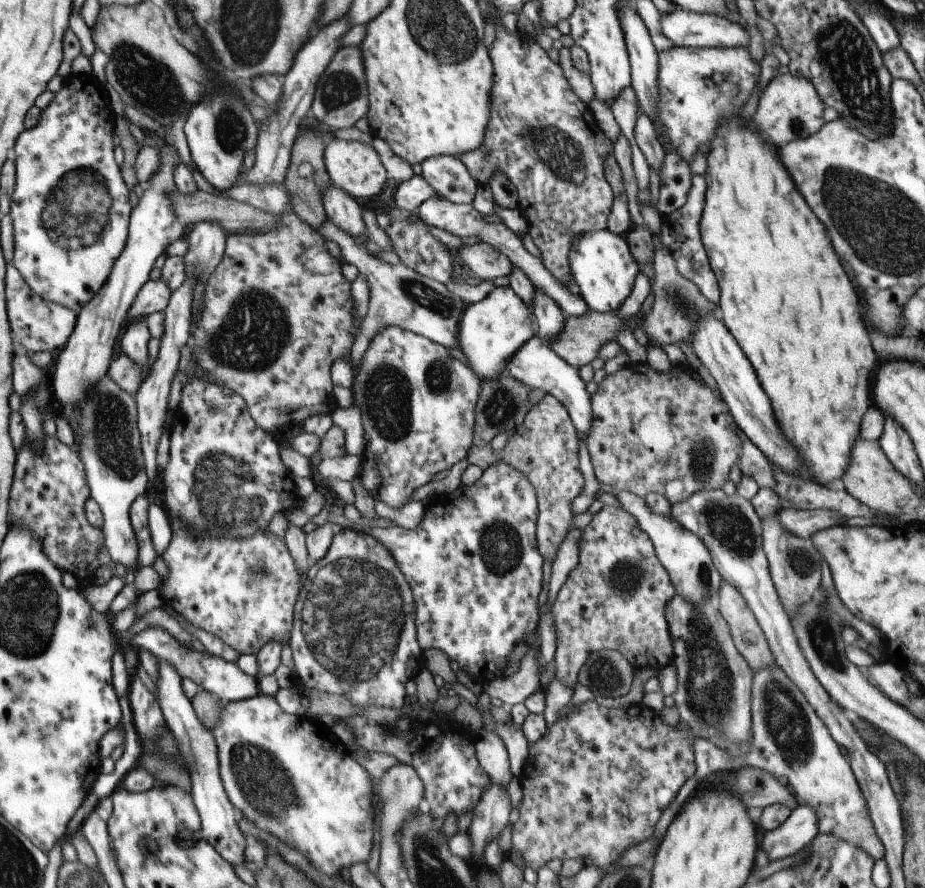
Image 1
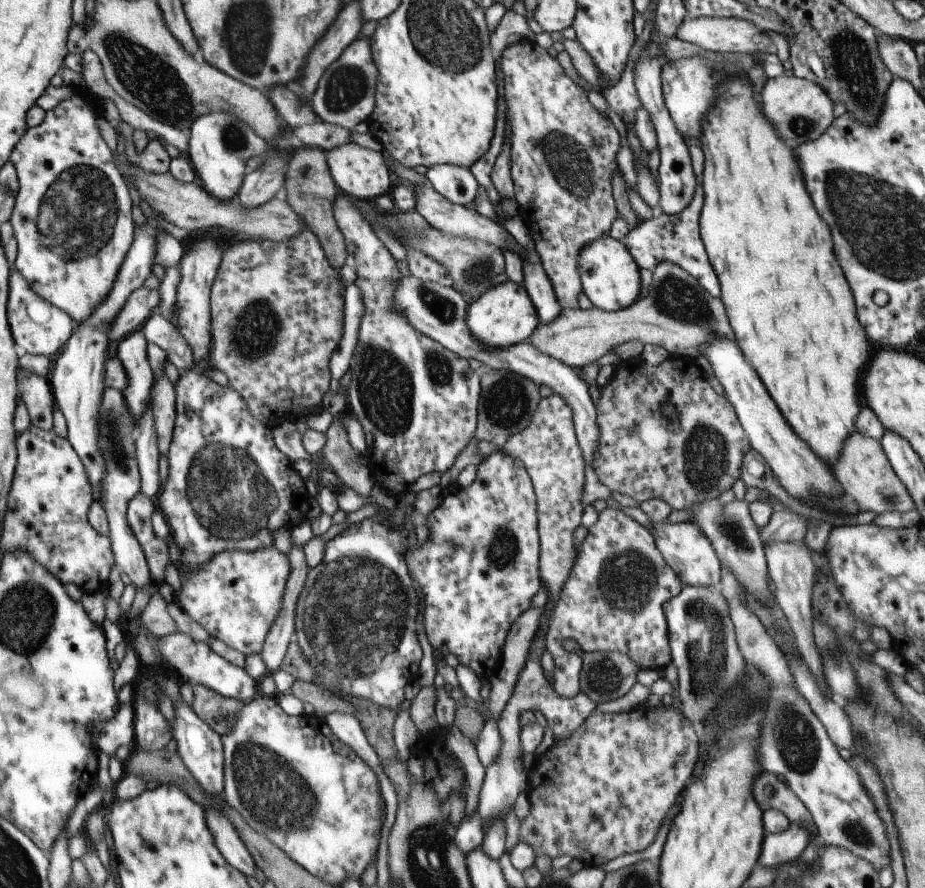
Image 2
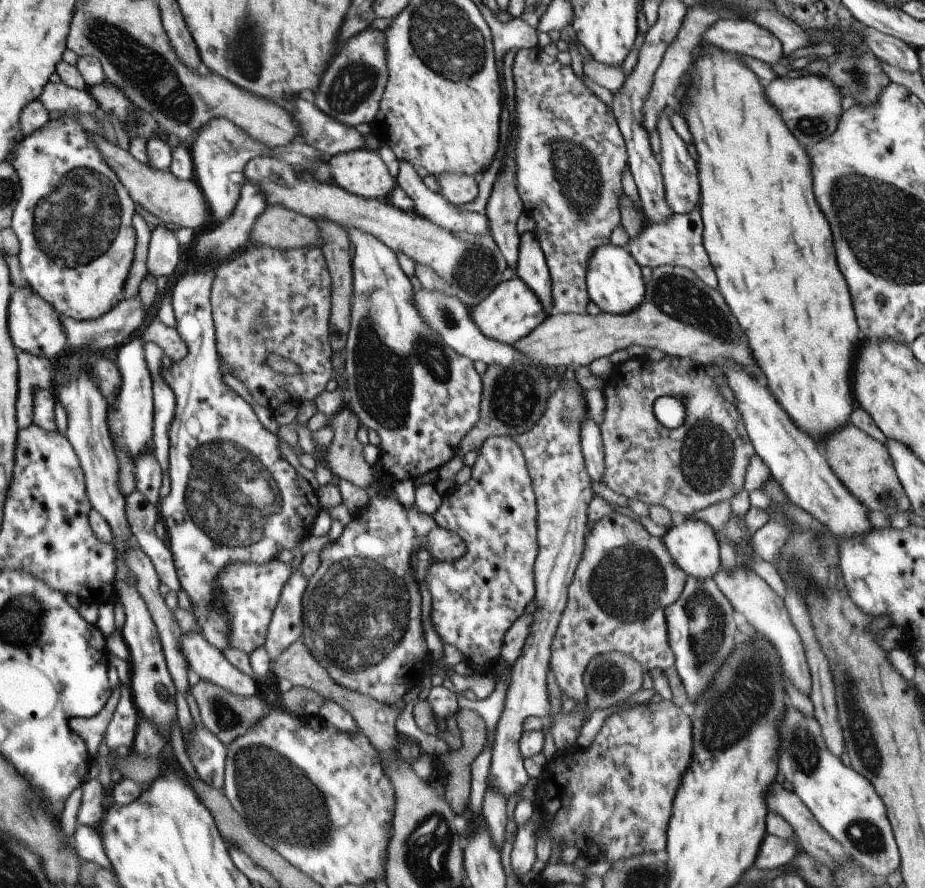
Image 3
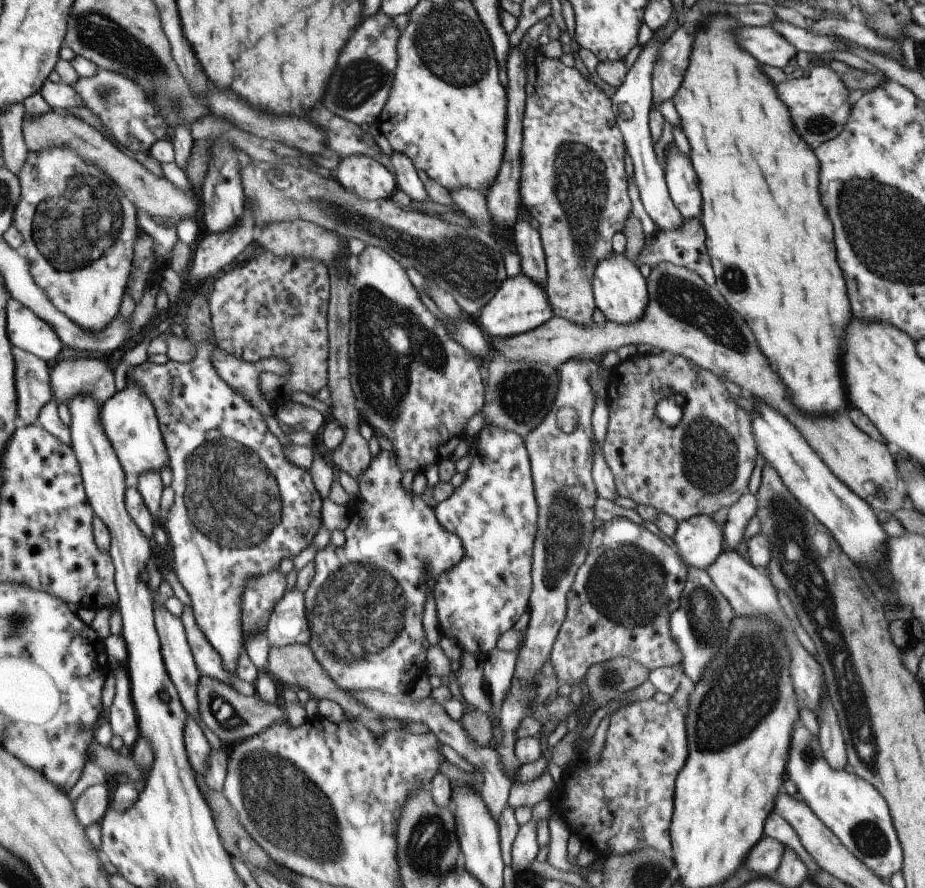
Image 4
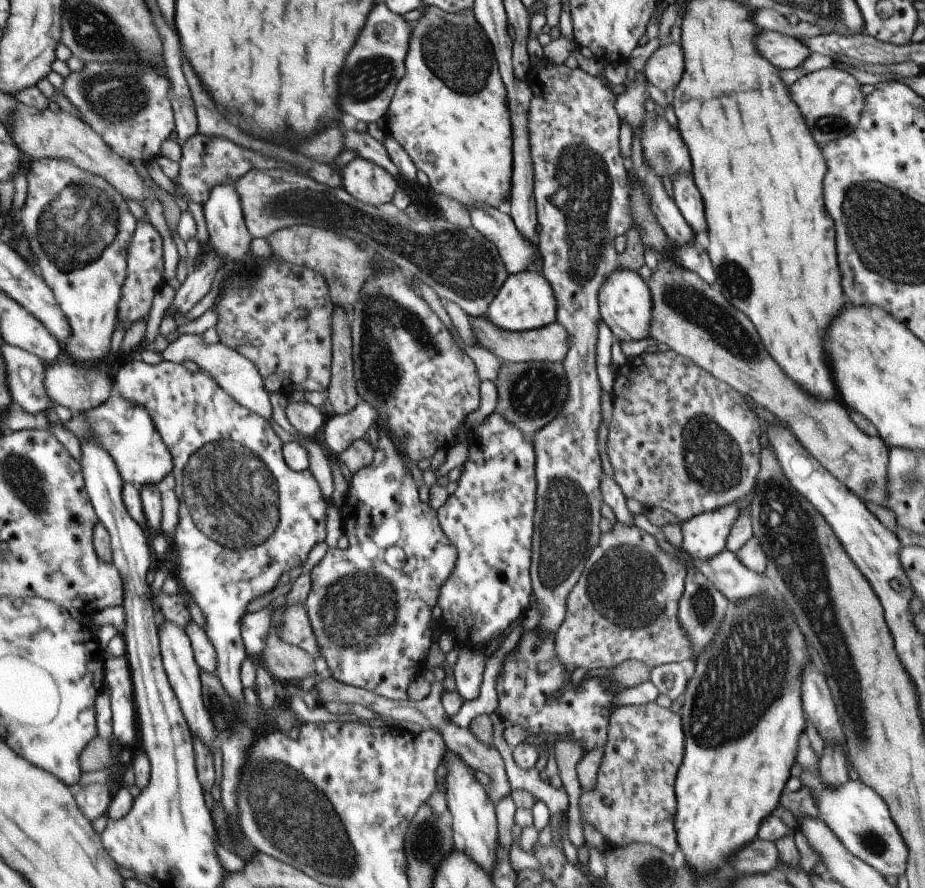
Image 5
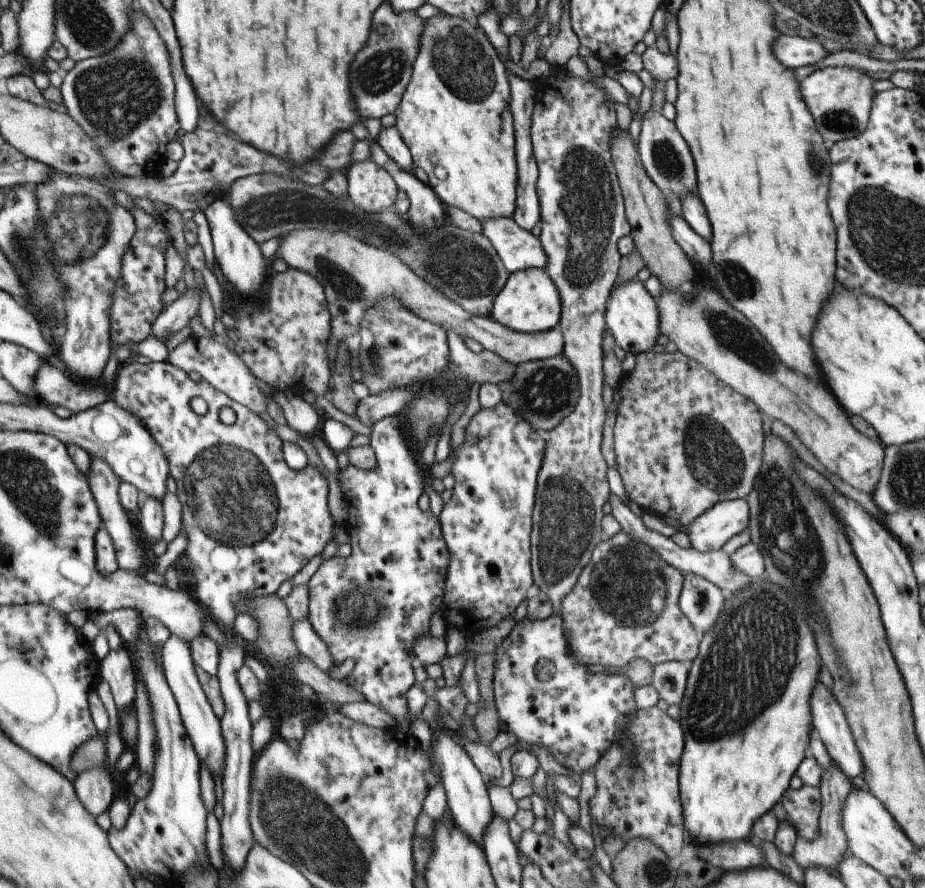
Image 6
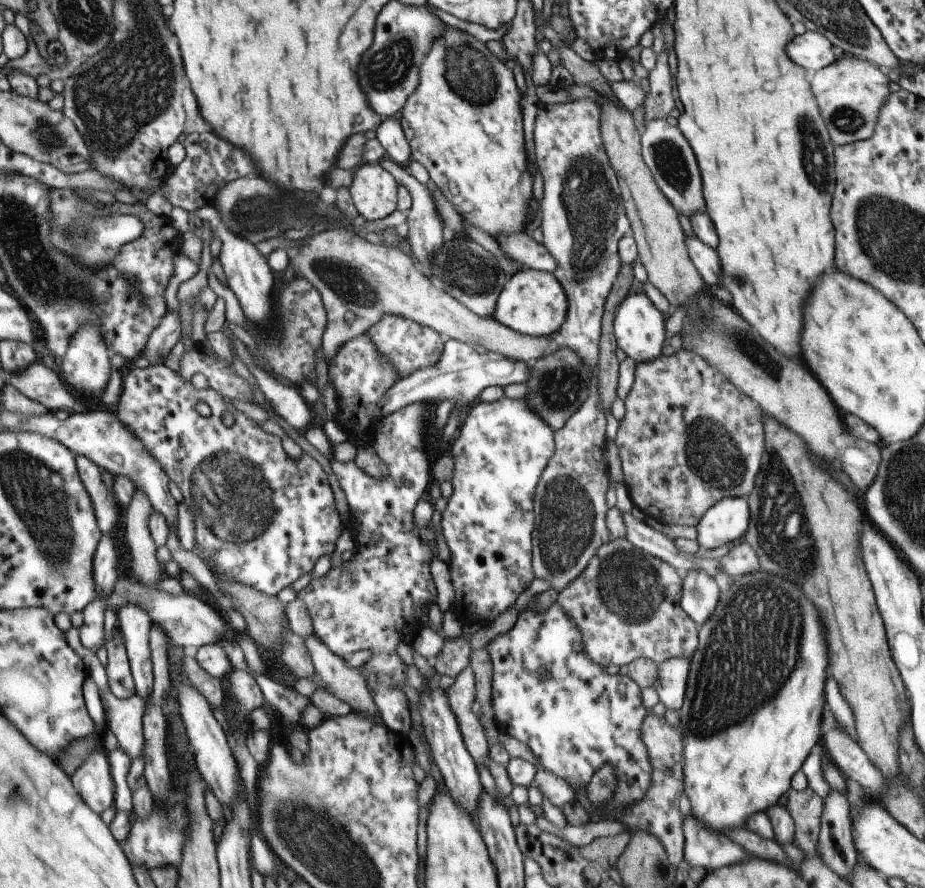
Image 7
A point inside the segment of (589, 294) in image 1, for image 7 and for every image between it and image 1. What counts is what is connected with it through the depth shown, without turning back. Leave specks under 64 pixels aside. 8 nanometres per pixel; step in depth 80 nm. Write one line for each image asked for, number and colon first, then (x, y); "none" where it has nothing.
2: (610, 279)
3: (613, 279)
4: (619, 292)
5: (624, 301)
6: (630, 315)
7: (638, 327)

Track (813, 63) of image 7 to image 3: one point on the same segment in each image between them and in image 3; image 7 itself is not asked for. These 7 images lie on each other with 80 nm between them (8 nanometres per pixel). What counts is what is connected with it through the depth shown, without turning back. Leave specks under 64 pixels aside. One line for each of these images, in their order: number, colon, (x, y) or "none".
3: (745, 37)
4: (763, 43)
5: (783, 52)
6: (794, 52)

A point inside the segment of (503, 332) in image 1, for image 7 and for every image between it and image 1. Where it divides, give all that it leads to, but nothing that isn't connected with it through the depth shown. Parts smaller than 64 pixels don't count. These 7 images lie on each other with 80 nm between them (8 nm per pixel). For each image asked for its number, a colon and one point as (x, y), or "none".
2: (503, 316)
3: (511, 311)
4: (519, 304)
5: (525, 301)
6: (529, 302)
7: (532, 303)

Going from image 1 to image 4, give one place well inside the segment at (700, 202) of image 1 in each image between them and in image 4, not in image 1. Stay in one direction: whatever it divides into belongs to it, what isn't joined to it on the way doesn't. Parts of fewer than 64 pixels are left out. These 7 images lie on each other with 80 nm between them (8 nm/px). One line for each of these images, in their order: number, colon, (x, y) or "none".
2: (675, 238)
3: (678, 241)
4: (683, 246)

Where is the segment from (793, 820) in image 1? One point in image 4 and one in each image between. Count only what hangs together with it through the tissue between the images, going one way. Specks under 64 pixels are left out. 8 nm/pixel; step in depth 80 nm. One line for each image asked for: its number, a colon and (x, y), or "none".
2: (776, 848)
3: (773, 853)
4: (766, 855)

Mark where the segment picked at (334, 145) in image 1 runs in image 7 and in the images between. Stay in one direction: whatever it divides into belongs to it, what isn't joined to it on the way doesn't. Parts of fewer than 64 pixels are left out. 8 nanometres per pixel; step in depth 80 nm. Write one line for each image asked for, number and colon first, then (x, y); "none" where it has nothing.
2: (359, 173)
3: (362, 173)
4: (369, 180)
5: (363, 180)
6: (371, 189)
7: (373, 190)

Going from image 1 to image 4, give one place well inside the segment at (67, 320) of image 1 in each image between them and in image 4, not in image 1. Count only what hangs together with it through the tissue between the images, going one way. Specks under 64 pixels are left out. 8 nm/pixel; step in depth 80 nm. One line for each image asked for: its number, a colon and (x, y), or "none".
2: (36, 325)
3: (34, 327)
4: (25, 329)

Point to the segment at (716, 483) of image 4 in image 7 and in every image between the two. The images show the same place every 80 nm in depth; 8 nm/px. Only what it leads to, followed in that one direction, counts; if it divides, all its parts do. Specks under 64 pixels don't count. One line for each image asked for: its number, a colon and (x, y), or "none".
5: (679, 439)
6: (683, 440)
7: (689, 438)

